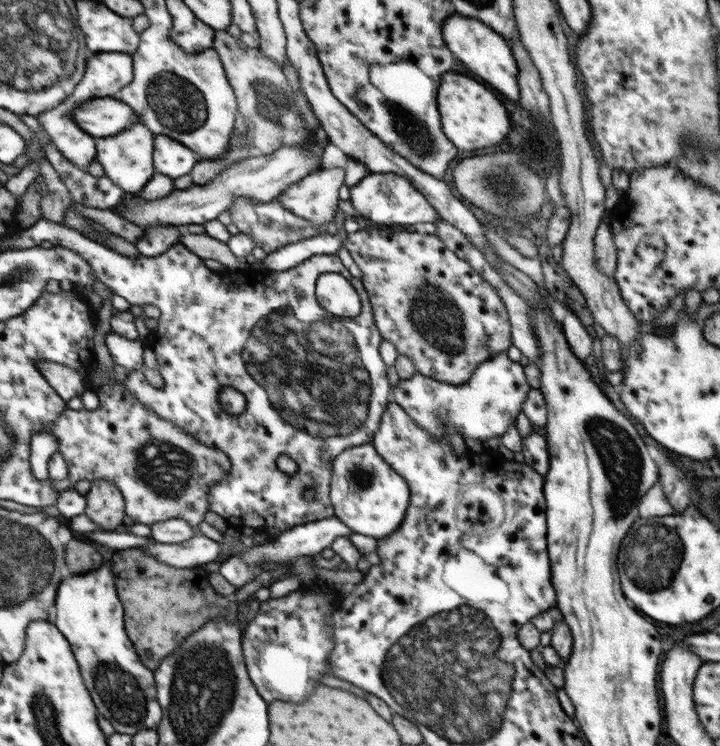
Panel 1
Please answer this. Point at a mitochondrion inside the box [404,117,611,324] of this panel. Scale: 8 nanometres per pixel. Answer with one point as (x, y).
(501, 184)

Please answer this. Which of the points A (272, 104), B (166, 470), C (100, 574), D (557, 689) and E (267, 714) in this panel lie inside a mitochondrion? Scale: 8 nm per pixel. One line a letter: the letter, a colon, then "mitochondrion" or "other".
A: mitochondrion
B: mitochondrion
C: other
D: other
E: other

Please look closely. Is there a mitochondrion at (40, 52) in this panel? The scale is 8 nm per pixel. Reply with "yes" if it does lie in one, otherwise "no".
yes

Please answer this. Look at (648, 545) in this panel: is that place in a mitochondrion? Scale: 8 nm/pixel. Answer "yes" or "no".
yes

